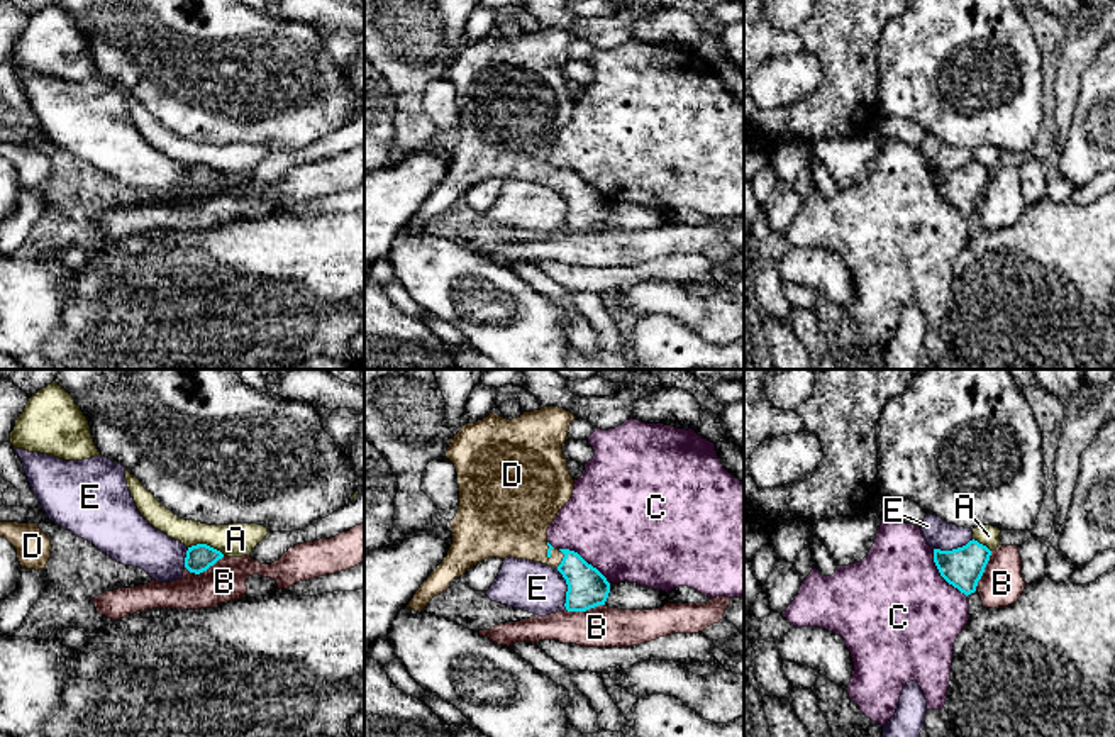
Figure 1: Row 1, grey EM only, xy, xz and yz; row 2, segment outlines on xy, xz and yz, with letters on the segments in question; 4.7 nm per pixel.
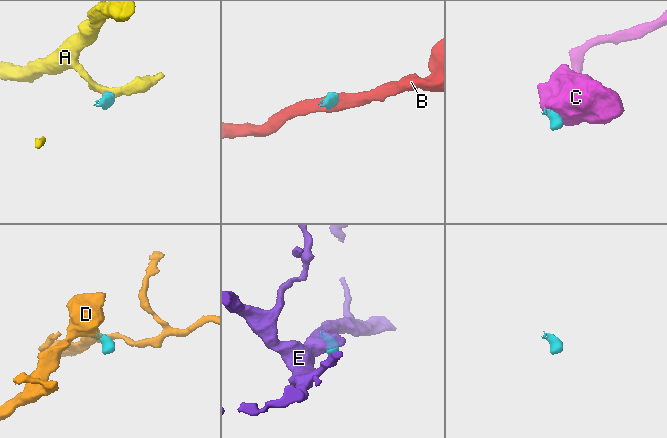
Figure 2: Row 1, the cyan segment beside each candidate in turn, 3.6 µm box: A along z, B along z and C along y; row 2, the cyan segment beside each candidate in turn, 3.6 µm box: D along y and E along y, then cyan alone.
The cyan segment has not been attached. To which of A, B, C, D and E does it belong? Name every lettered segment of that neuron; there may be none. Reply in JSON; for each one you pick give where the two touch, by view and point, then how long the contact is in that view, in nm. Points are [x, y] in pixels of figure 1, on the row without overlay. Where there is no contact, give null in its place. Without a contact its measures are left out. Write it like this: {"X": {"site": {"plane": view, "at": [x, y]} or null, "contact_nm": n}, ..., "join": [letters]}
{"D": {"site": {"plane": "xz", "at": [563, 180]}, "contact_nm": 100}, "join": ["D"]}

